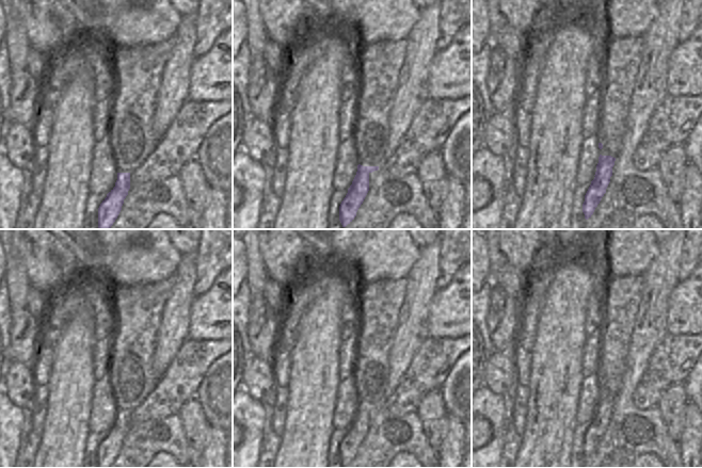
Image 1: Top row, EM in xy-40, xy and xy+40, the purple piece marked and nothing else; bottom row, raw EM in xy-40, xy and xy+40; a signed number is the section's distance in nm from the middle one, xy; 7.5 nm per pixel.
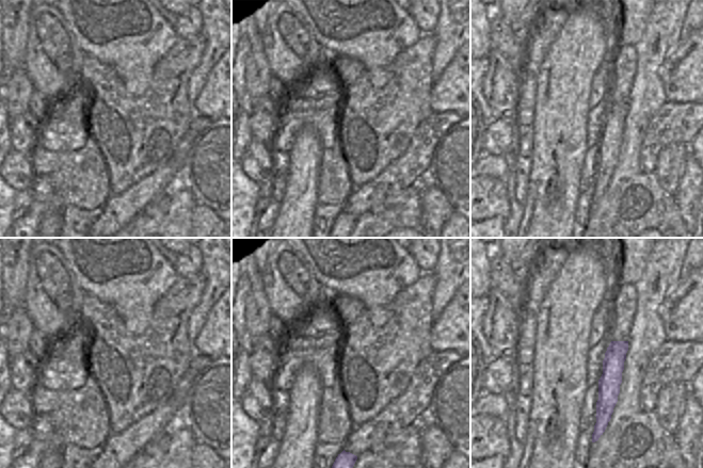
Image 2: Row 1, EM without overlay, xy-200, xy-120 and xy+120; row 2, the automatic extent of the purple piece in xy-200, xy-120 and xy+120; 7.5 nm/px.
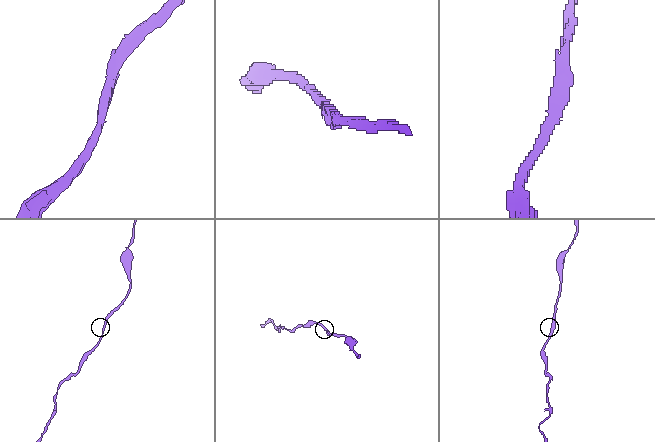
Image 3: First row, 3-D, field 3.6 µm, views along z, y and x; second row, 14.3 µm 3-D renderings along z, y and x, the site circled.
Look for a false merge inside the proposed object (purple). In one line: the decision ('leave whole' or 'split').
leave whole

